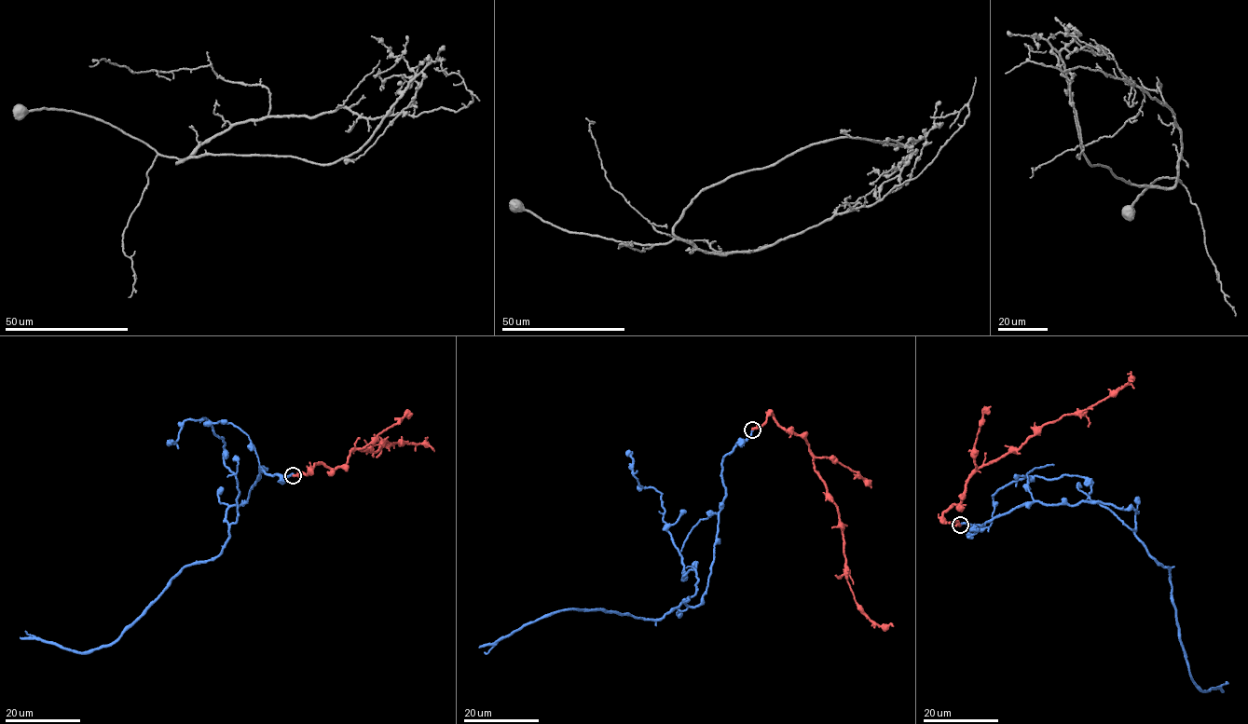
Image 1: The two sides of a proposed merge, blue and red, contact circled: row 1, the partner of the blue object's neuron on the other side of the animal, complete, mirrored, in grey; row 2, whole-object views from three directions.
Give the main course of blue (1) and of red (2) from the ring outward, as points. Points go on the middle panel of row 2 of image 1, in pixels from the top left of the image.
1: (752, 429), (722, 460), (726, 496), (697, 605), (687, 596), (646, 619), (601, 608), (553, 612), (484, 652)
2: (752, 429), (772, 415), (805, 441), (837, 508), (845, 575), (857, 605), (880, 626), (893, 626)

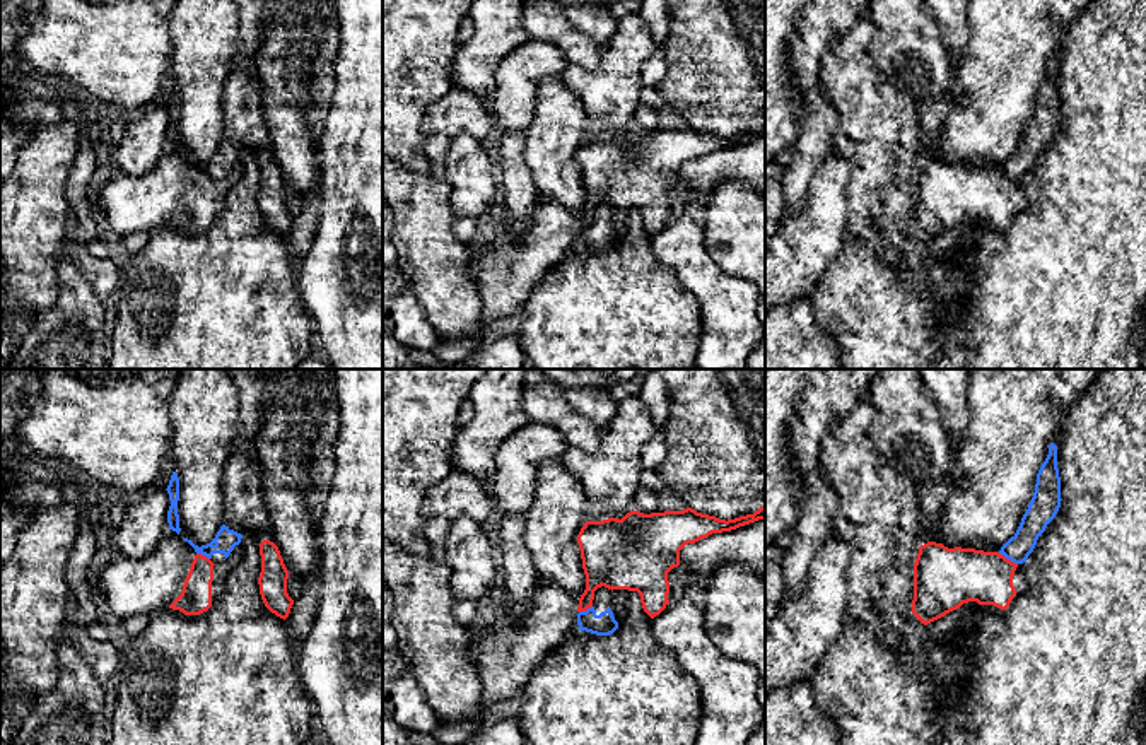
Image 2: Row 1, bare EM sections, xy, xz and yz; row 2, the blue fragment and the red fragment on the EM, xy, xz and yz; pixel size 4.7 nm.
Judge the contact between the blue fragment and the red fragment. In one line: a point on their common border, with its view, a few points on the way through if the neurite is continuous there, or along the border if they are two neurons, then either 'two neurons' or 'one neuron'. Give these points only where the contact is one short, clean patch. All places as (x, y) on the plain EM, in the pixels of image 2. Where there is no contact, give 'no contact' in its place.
yz (1008, 175) | along yz (998, 170), (1017, 181) | two neurons

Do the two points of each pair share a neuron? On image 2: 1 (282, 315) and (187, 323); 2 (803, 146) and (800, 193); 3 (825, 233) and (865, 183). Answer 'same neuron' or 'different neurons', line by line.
1: same neuron
2: same neuron
3: different neurons

